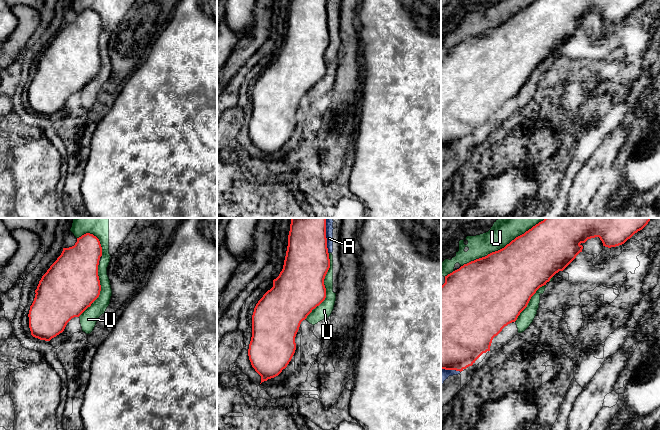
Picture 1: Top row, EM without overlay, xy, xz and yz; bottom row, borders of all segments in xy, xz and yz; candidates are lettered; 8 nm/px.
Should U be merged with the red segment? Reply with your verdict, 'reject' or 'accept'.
reject

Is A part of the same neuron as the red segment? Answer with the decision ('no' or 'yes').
no

